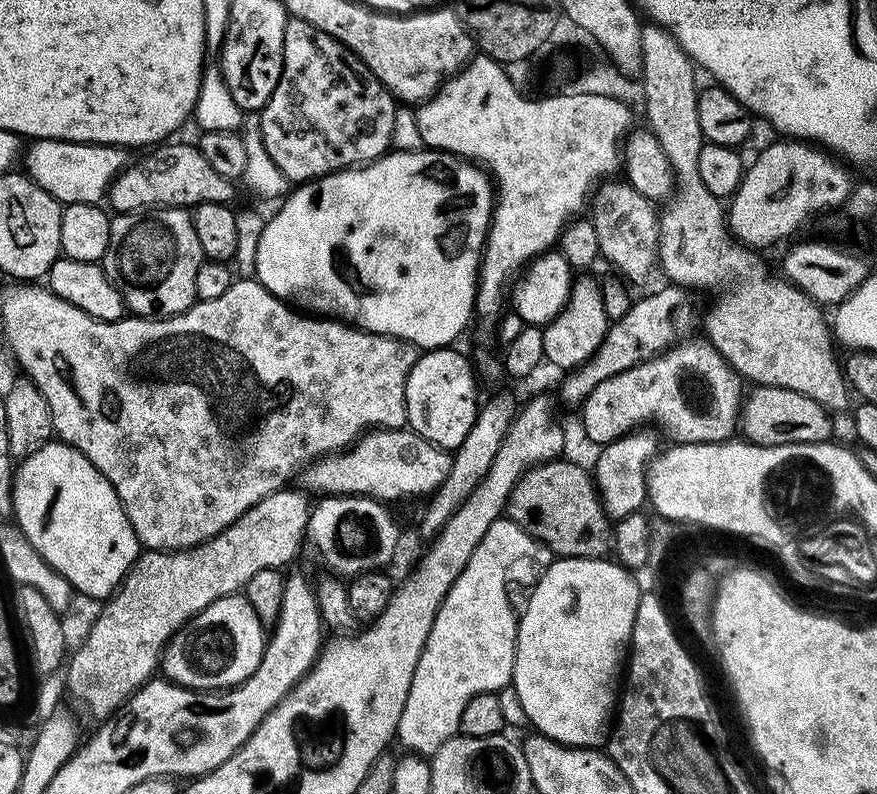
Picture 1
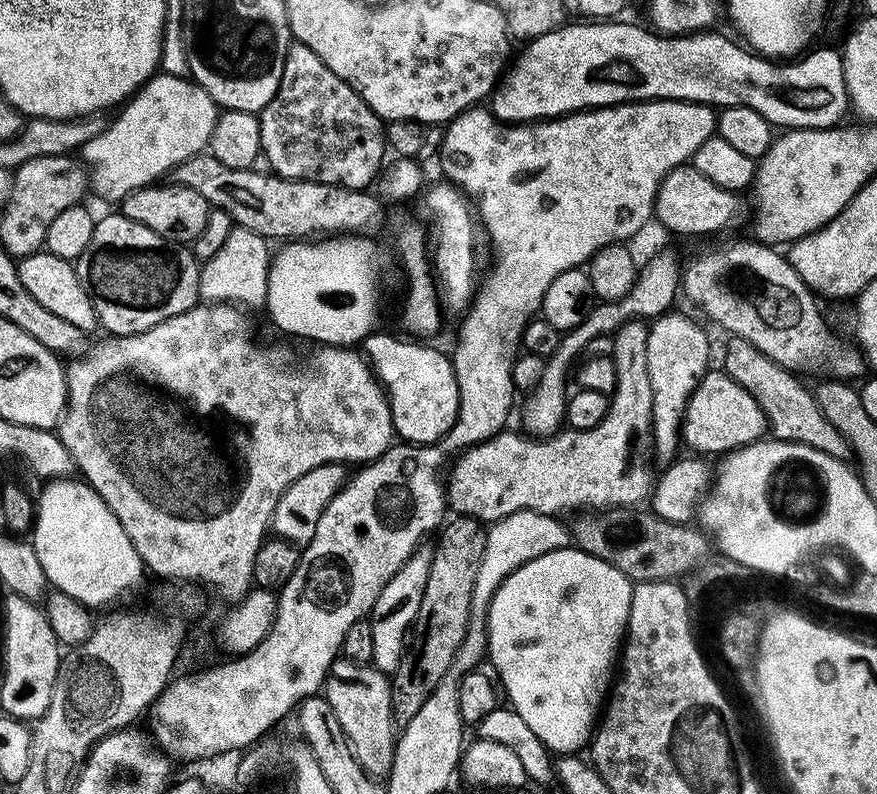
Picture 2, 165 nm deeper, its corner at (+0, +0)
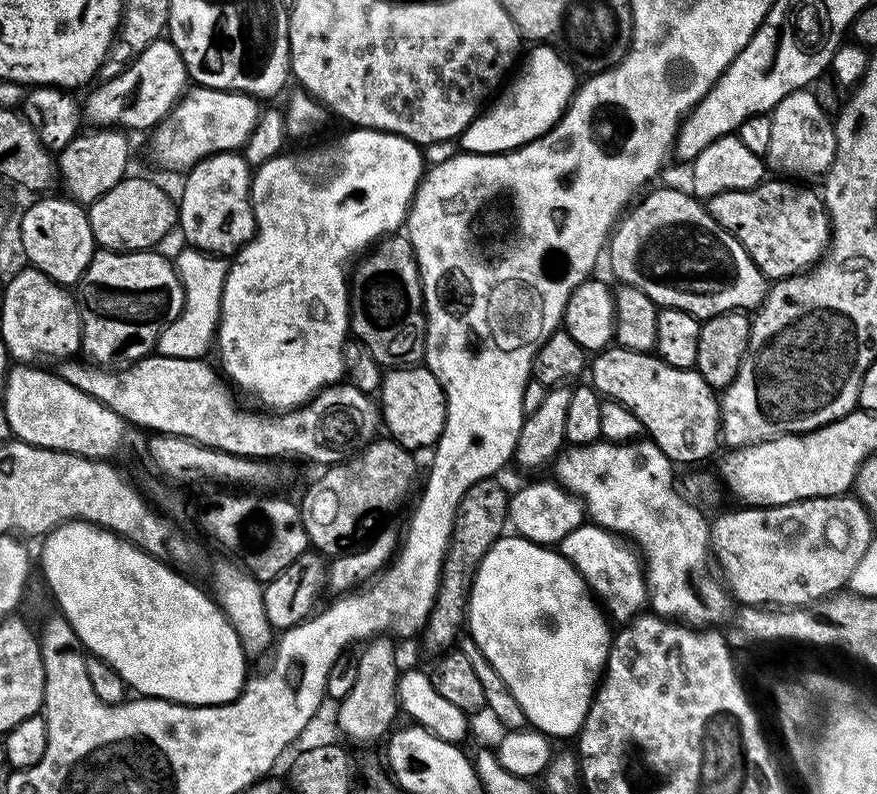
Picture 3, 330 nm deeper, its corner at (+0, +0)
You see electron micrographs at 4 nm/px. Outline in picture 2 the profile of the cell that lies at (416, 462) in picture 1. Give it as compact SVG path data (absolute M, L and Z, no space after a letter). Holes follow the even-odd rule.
M640 318L628 321L614 333L610 356L616 362L616 390L611 393L608 412L598 426L585 432L561 430L547 438L533 438L519 431L505 430L491 436L486 442L465 448L455 457L451 465L452 473L446 476L447 507L455 515L469 516L489 525L515 512L541 512L556 516L564 514L560 512L628 510L643 505L640 503L654 492L654 472L652 476L652 468L648 465L648 448L640 441L643 432L651 433L654 428L654 381L646 370L647 337L648 324Z

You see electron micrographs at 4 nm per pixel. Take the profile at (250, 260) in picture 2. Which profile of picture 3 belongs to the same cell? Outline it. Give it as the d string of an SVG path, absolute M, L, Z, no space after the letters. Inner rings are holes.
M184 246L181 249L174 256L174 263L184 287L184 310L173 324L169 324L160 333L156 352L170 358L200 358L205 355L208 346L210 348L213 345L216 325L220 322L222 286L226 282L228 264L221 257L202 252L198 248Z

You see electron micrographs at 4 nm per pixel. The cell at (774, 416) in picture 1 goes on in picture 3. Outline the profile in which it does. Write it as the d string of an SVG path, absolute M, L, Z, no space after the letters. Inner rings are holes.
M609 346L593 355L590 360L590 383L601 397L617 400L638 422L642 422L647 439L652 440L672 460L673 465L696 464L716 448L720 435L720 402L717 393L702 378L695 367L675 368L652 352L639 352L619 346Z

